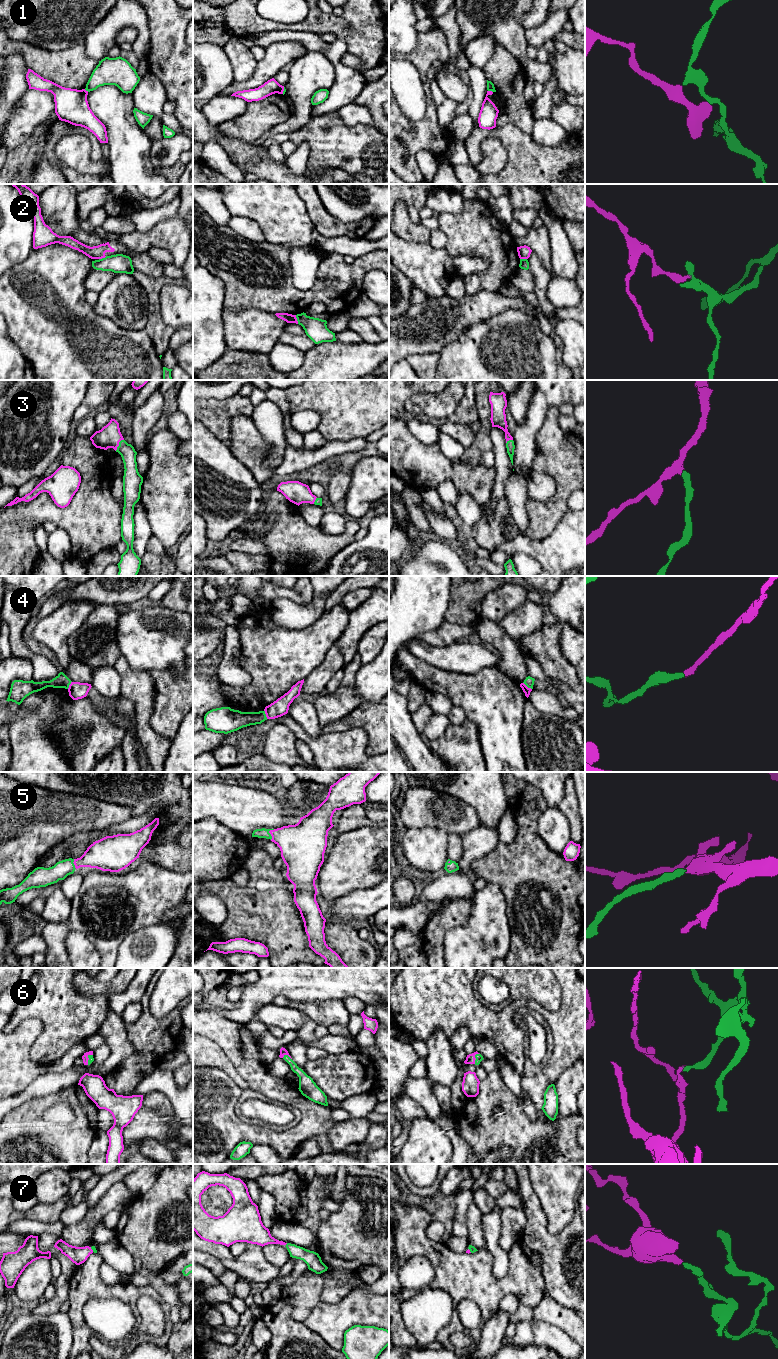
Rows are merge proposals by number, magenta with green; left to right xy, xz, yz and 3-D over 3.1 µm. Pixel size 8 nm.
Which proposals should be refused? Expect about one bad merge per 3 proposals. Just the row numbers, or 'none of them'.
1, 2, 4

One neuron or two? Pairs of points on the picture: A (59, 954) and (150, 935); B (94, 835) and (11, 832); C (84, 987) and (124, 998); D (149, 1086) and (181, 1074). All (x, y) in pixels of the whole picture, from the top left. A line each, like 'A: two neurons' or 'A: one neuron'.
A: two neurons
B: two neurons
C: two neurons
D: two neurons

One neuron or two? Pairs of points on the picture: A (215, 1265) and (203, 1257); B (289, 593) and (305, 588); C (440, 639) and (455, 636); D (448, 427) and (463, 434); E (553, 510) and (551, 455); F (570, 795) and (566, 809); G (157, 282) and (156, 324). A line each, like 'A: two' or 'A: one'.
A: one
B: two
C: one
D: one
E: one
F: one
G: one

